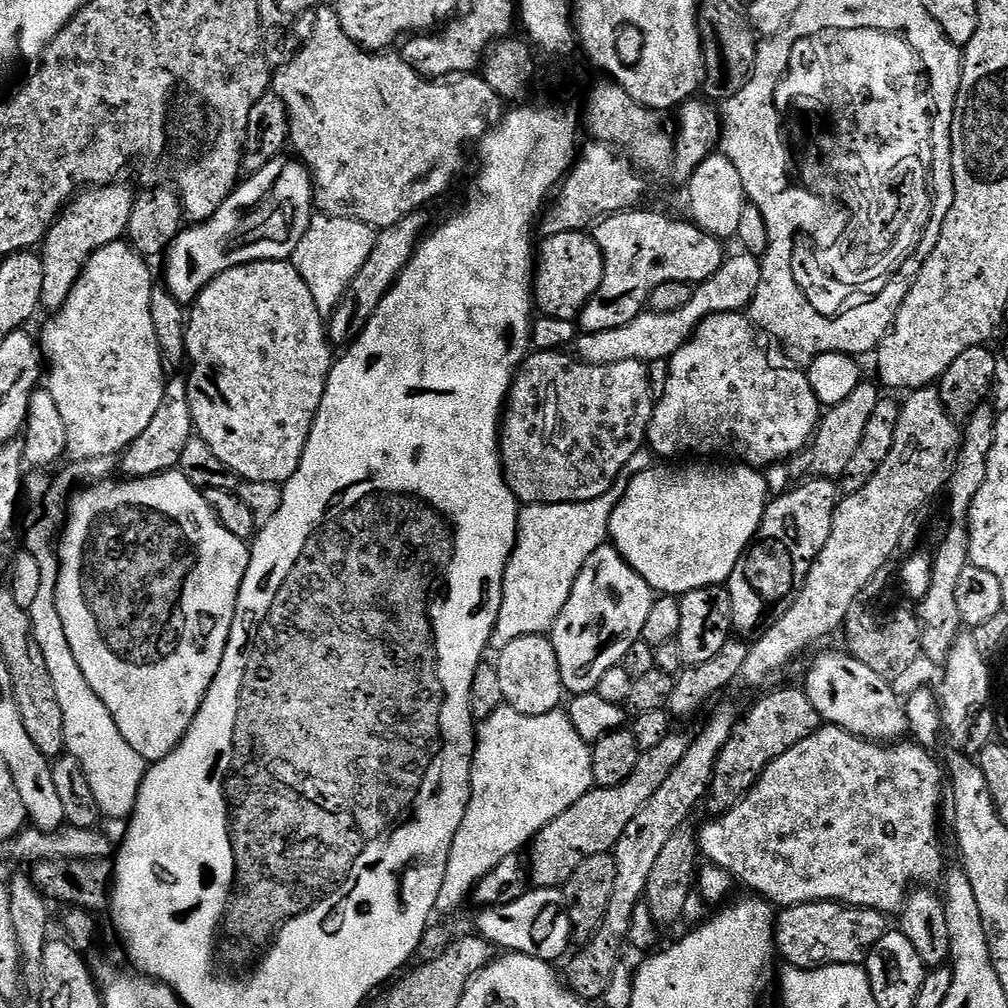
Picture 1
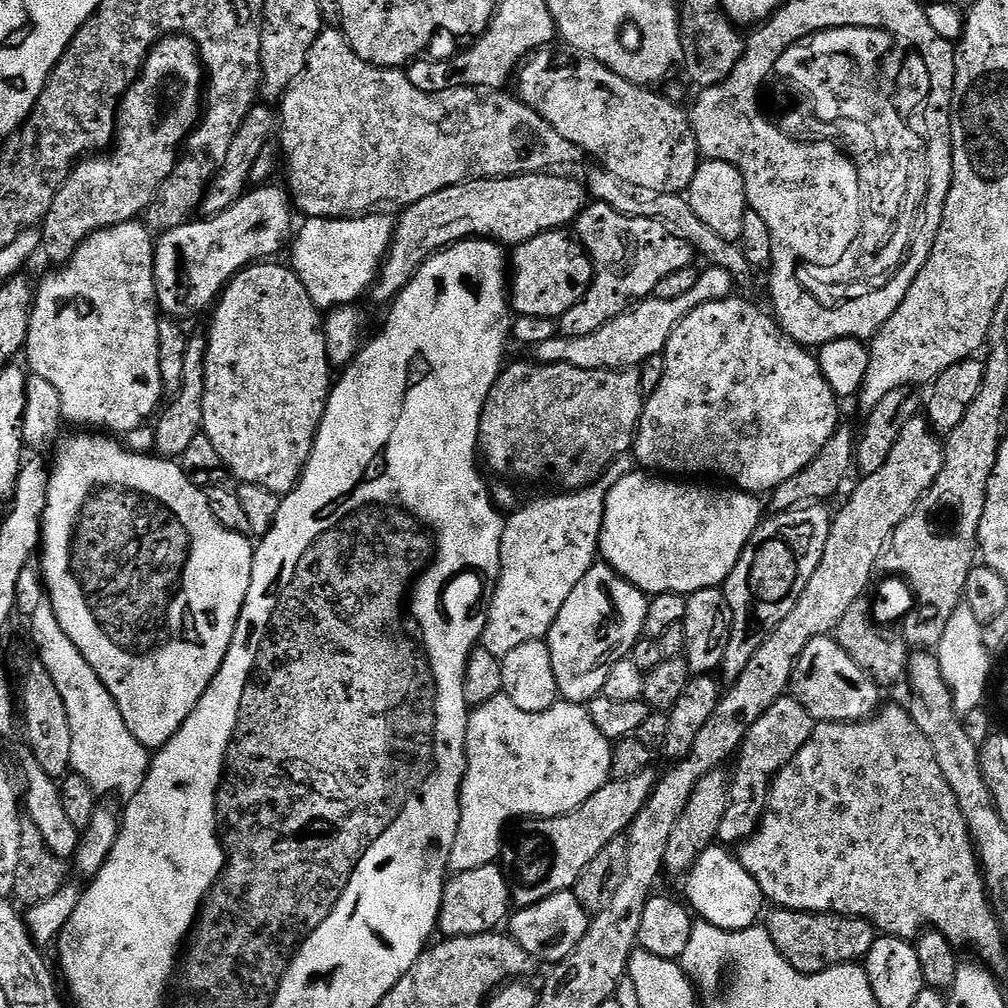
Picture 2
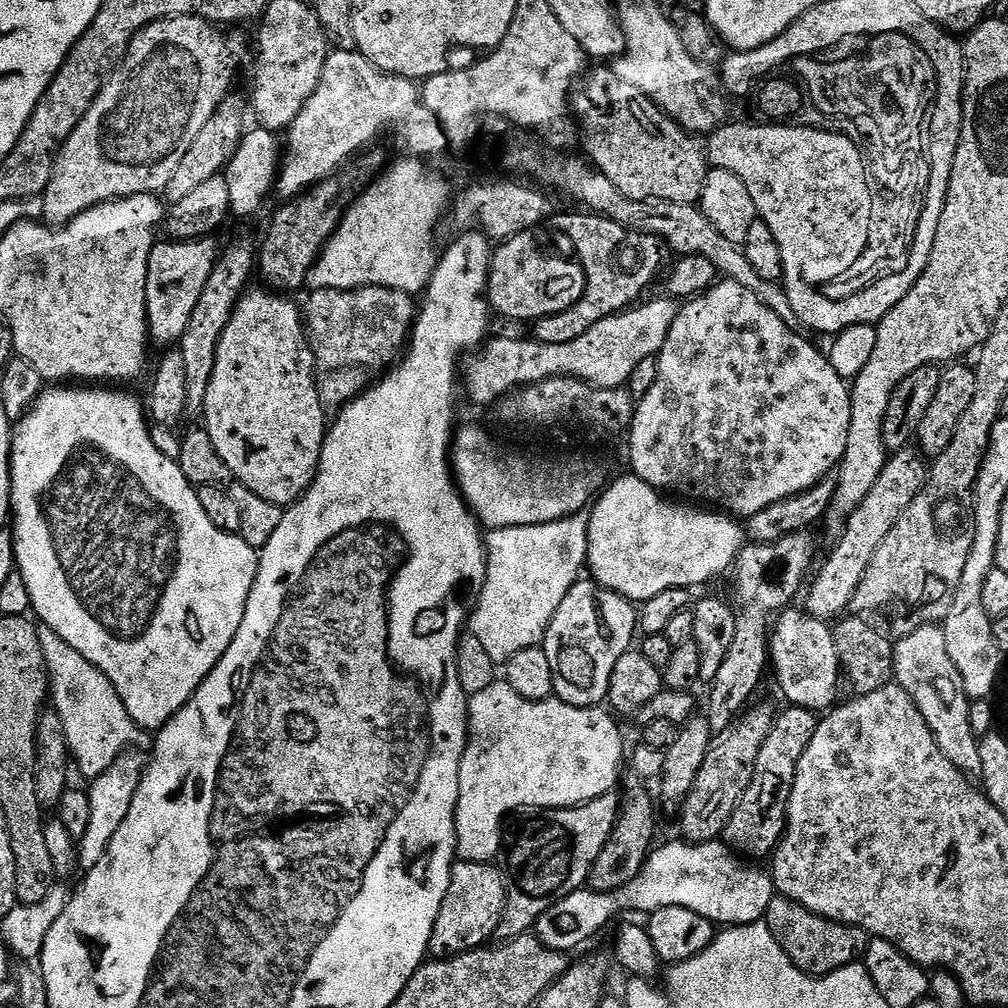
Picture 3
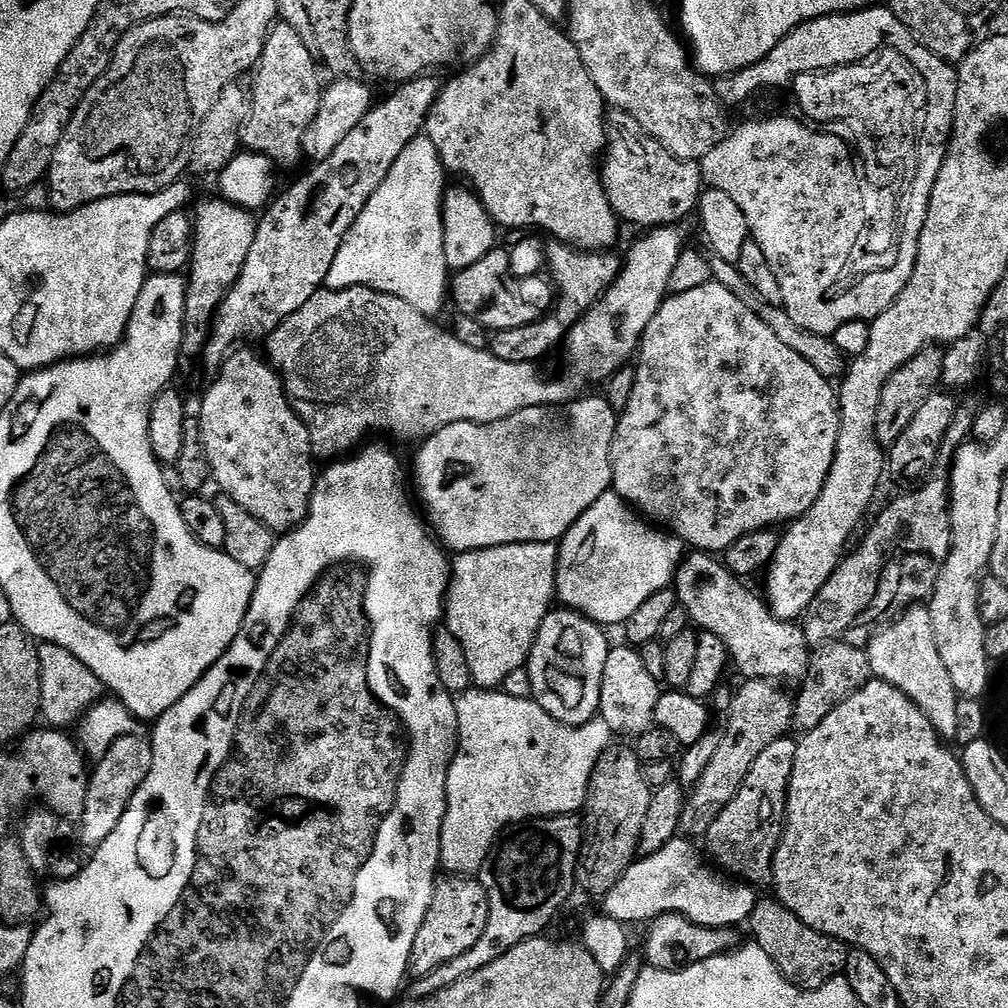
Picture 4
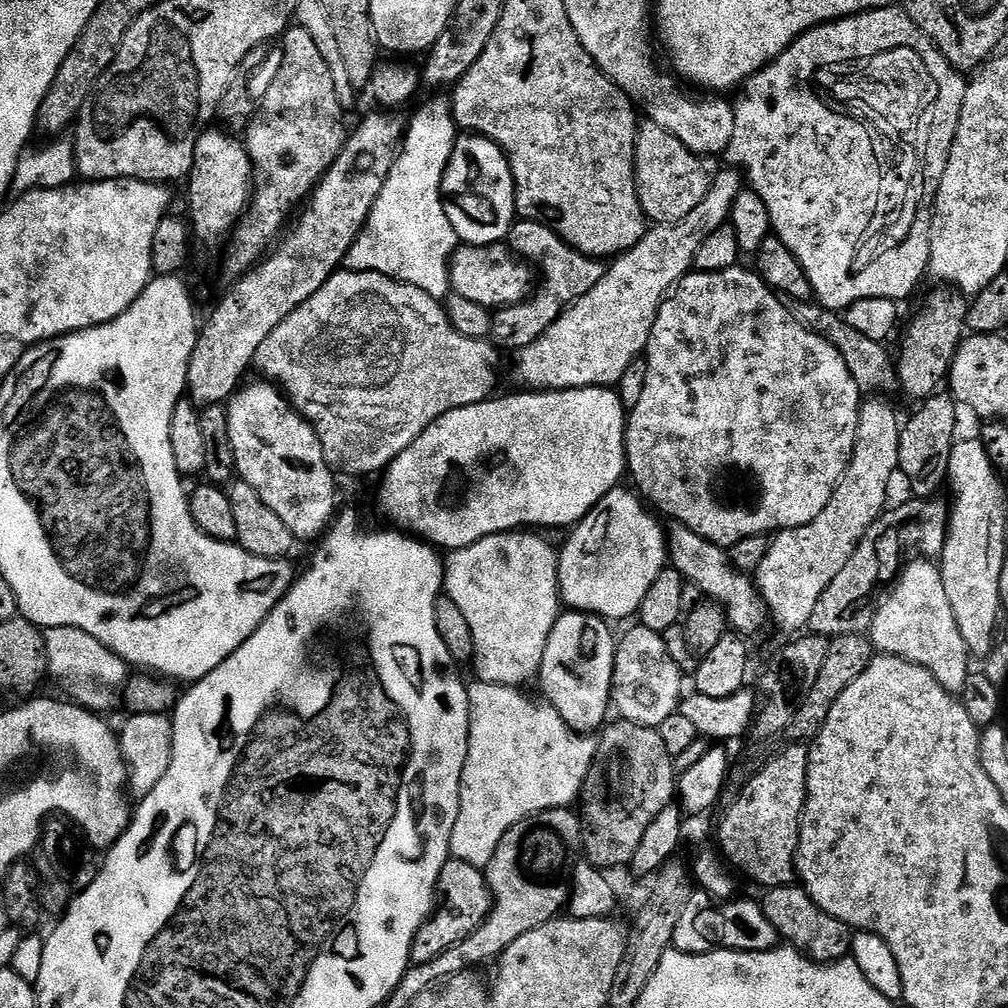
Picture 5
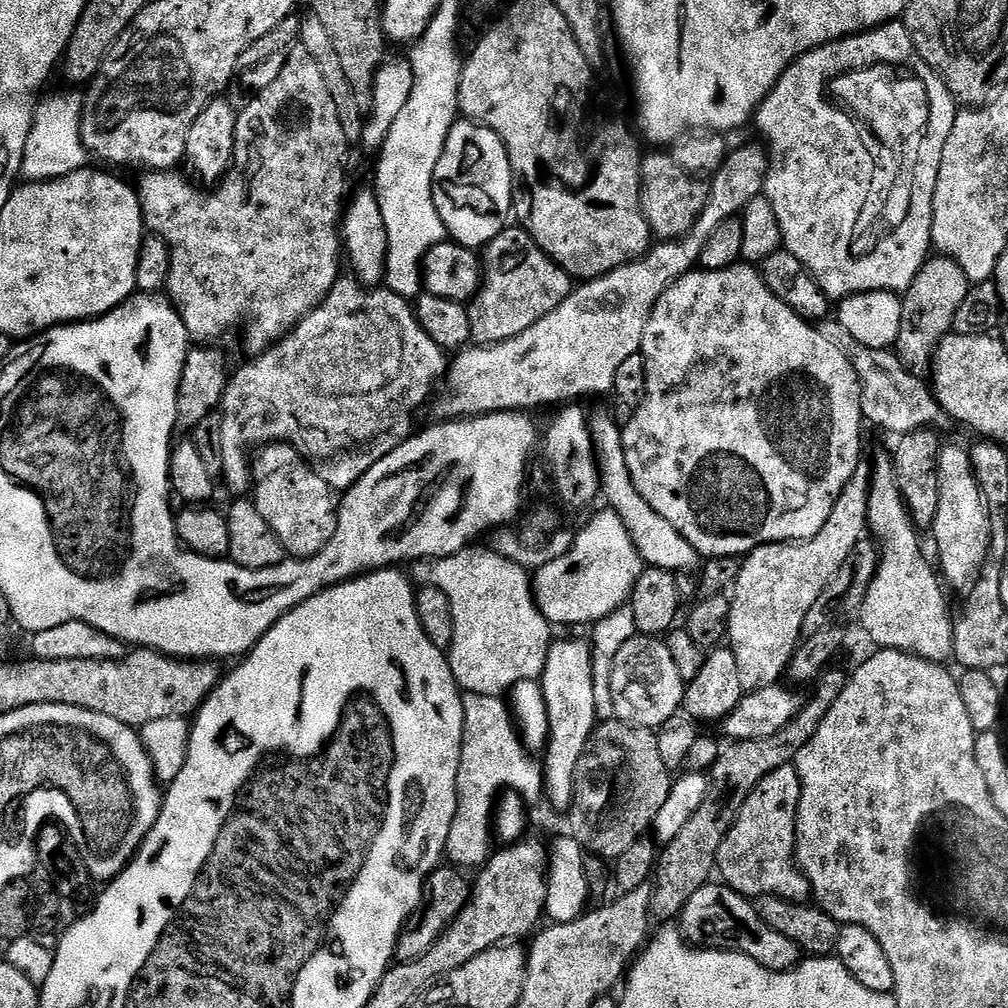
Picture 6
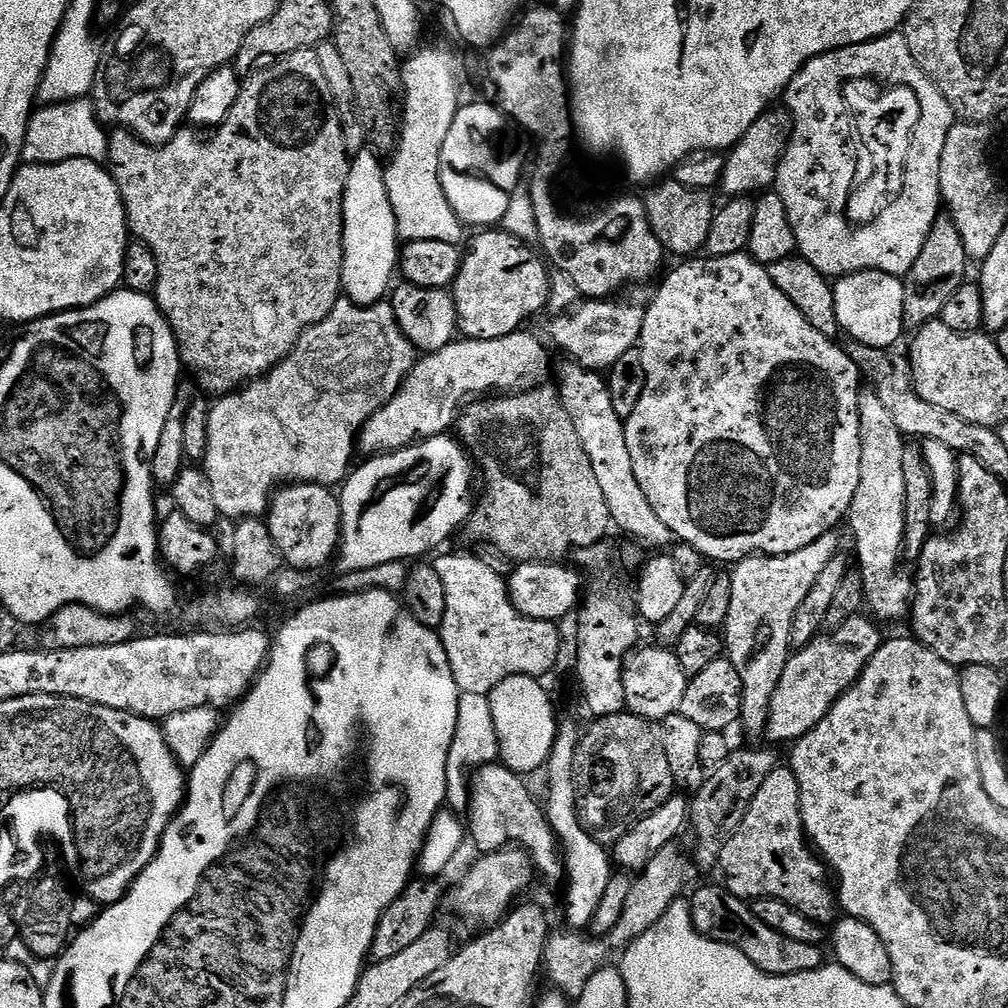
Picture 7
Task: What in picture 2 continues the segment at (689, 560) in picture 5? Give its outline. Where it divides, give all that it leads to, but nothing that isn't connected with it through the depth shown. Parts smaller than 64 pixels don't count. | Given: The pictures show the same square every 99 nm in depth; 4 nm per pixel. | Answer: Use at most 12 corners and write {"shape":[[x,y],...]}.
{"shape":[[832,636],[814,638],[790,692],[817,722],[875,716],[881,685]]}

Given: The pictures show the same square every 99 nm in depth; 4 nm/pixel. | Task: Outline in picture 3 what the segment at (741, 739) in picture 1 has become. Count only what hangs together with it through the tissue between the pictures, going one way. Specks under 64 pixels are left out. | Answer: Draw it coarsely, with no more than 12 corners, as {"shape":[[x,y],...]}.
{"shape":[[785,707],[758,750],[723,843],[771,857],[817,713]]}

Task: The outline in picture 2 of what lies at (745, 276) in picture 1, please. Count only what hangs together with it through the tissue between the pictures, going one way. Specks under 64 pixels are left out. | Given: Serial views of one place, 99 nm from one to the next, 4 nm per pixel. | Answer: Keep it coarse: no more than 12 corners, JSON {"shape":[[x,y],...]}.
{"shape":[[705,267],[673,300],[642,300],[586,338],[557,334],[541,364],[635,369],[663,353],[686,314],[727,300],[735,279]]}

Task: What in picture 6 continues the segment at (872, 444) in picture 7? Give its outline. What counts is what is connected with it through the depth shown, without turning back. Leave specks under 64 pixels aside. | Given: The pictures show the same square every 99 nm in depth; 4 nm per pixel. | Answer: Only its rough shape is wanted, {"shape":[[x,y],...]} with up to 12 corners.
{"shape":[[878,453],[878,563],[858,613],[879,649],[953,657],[941,577]]}

